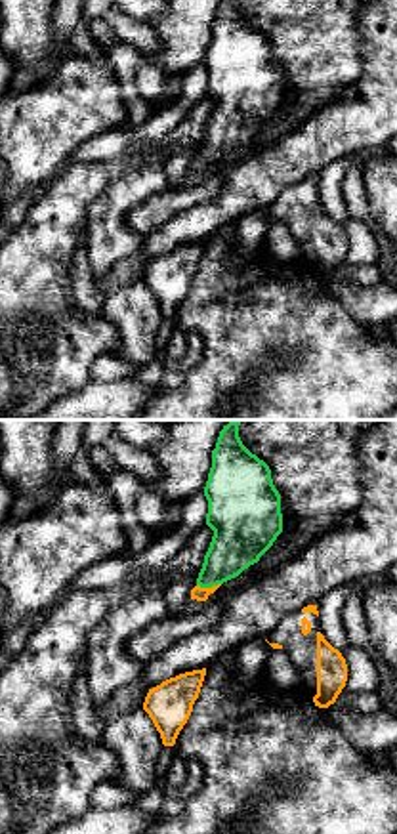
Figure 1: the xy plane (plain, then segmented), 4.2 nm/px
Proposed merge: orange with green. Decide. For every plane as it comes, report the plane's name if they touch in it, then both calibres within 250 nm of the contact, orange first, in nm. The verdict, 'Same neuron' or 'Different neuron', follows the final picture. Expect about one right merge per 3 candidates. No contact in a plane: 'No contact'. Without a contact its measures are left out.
Touches orange in xy. Thickness 60 nm (orange) against 220 nm

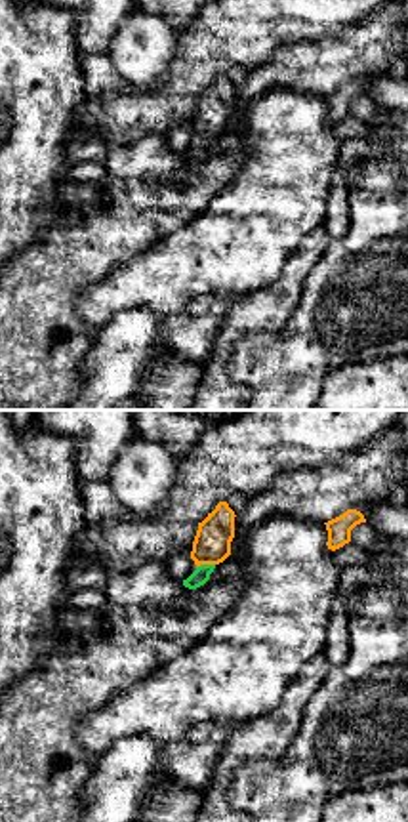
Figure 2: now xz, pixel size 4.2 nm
Touches orange in xz. Thickness 160 nm (orange) against 70 nm

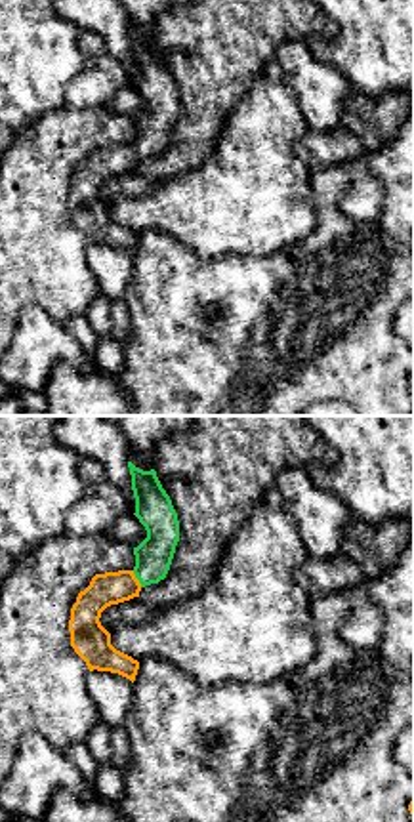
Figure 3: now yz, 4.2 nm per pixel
Touches orange in yz. Thickness 140 nm (orange) against 160 nm

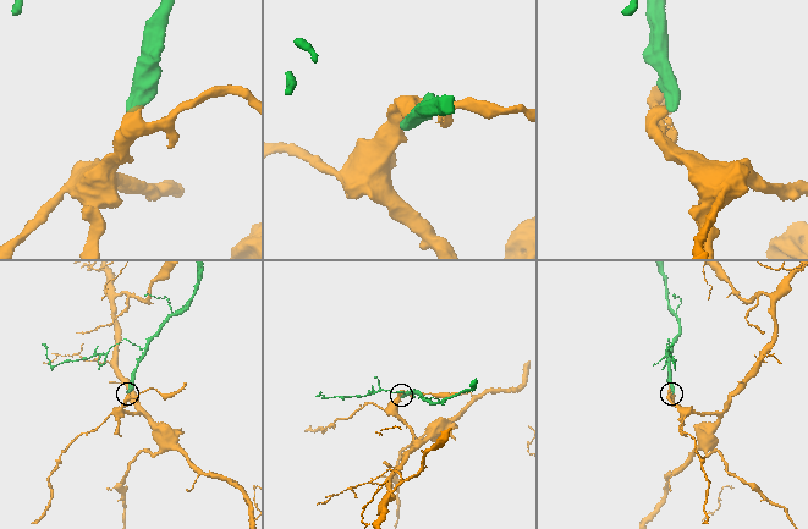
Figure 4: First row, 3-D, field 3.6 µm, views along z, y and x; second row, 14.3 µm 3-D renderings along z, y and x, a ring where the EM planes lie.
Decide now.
Same neuron

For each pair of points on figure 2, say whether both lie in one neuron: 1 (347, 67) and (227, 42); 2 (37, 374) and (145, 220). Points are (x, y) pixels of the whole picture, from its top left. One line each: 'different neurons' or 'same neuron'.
1: different neurons
2: same neuron

